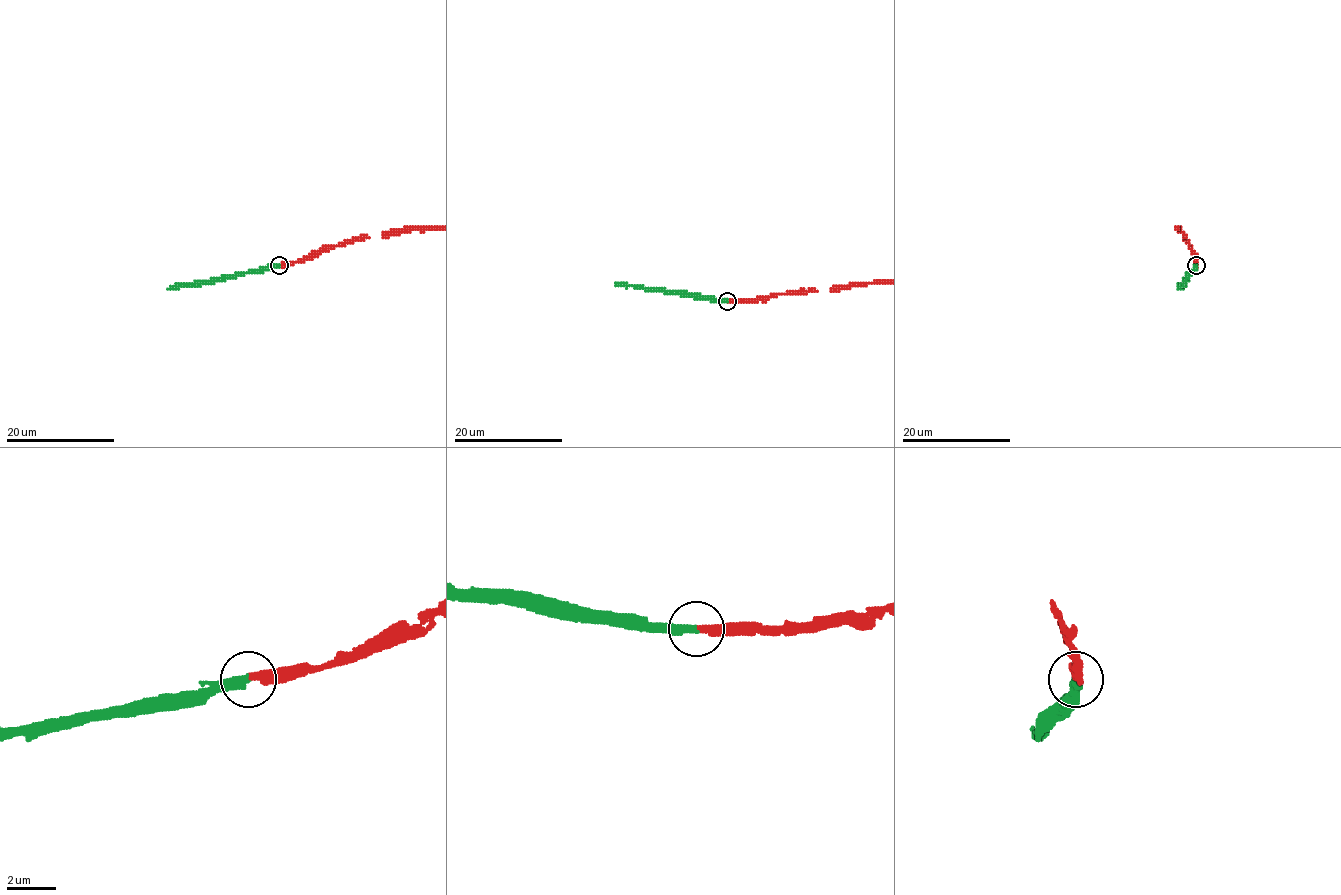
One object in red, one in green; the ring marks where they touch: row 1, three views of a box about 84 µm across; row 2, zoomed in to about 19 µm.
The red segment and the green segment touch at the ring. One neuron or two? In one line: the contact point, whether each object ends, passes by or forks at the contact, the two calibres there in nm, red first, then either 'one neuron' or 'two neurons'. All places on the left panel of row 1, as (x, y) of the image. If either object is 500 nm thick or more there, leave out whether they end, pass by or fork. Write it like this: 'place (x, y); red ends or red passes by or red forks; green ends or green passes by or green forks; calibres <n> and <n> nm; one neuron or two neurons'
place (279, 265); red ends; green ends; calibres 300 and 360 nm; one neuron

